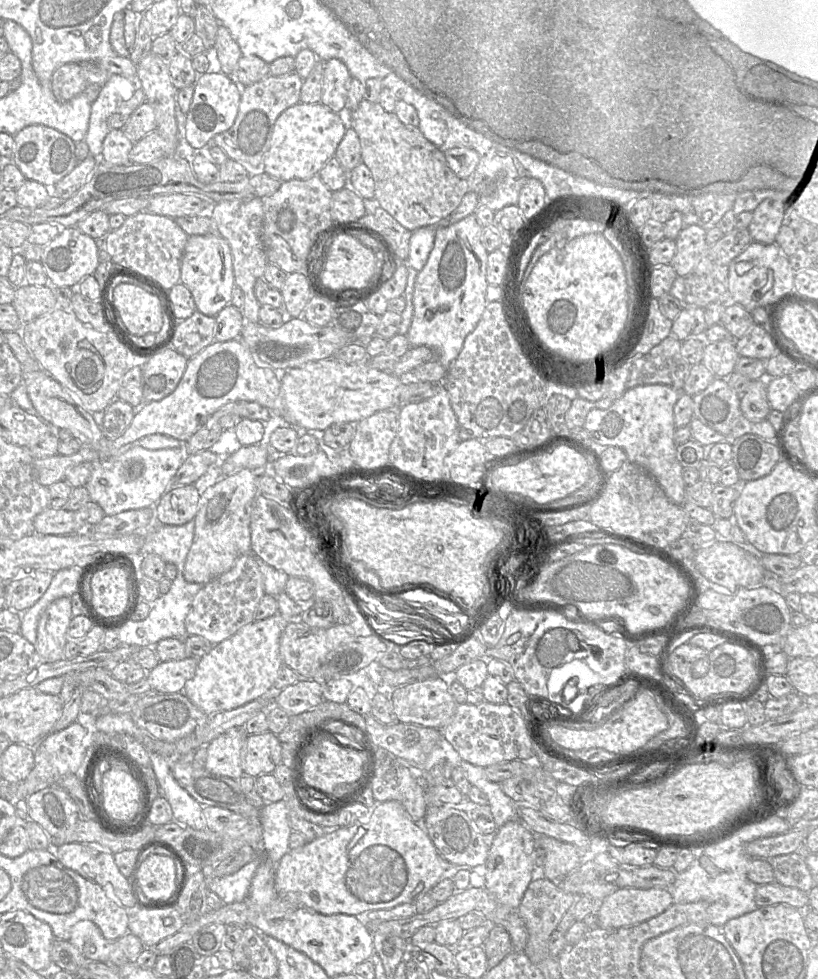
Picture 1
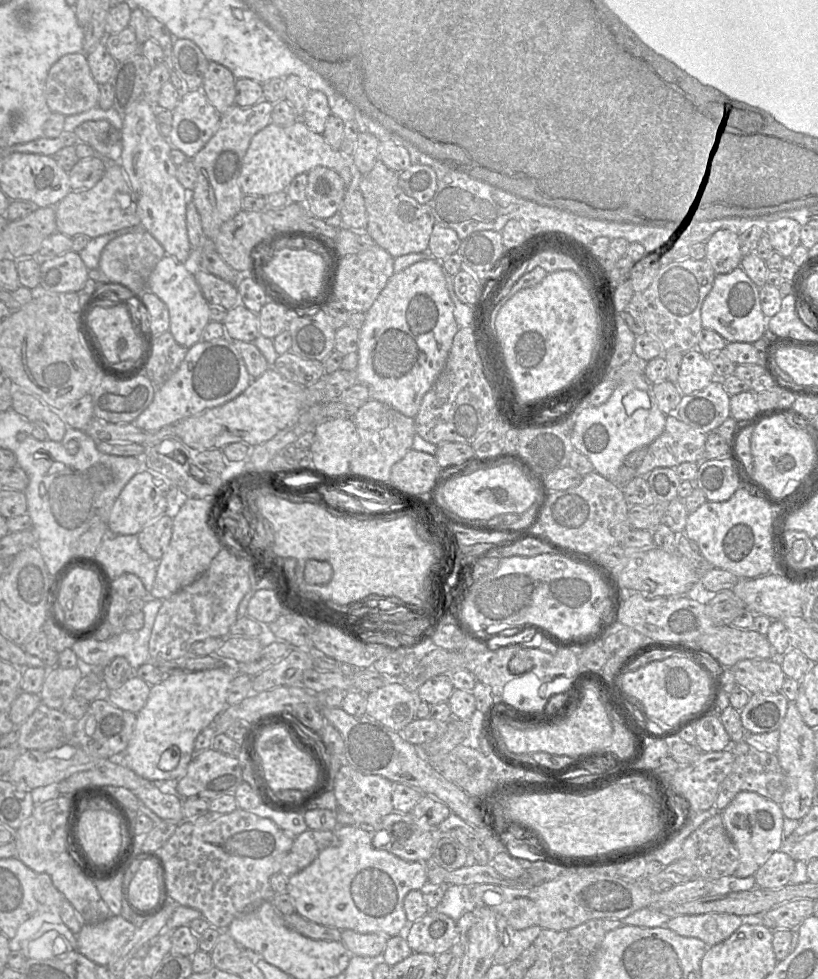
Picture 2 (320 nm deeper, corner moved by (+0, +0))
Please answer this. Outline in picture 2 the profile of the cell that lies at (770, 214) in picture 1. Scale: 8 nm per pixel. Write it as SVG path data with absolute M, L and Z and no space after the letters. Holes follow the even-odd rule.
M717 231L706 242L704 259L711 265L716 275L729 273L740 267L742 258L739 235L731 231Z

